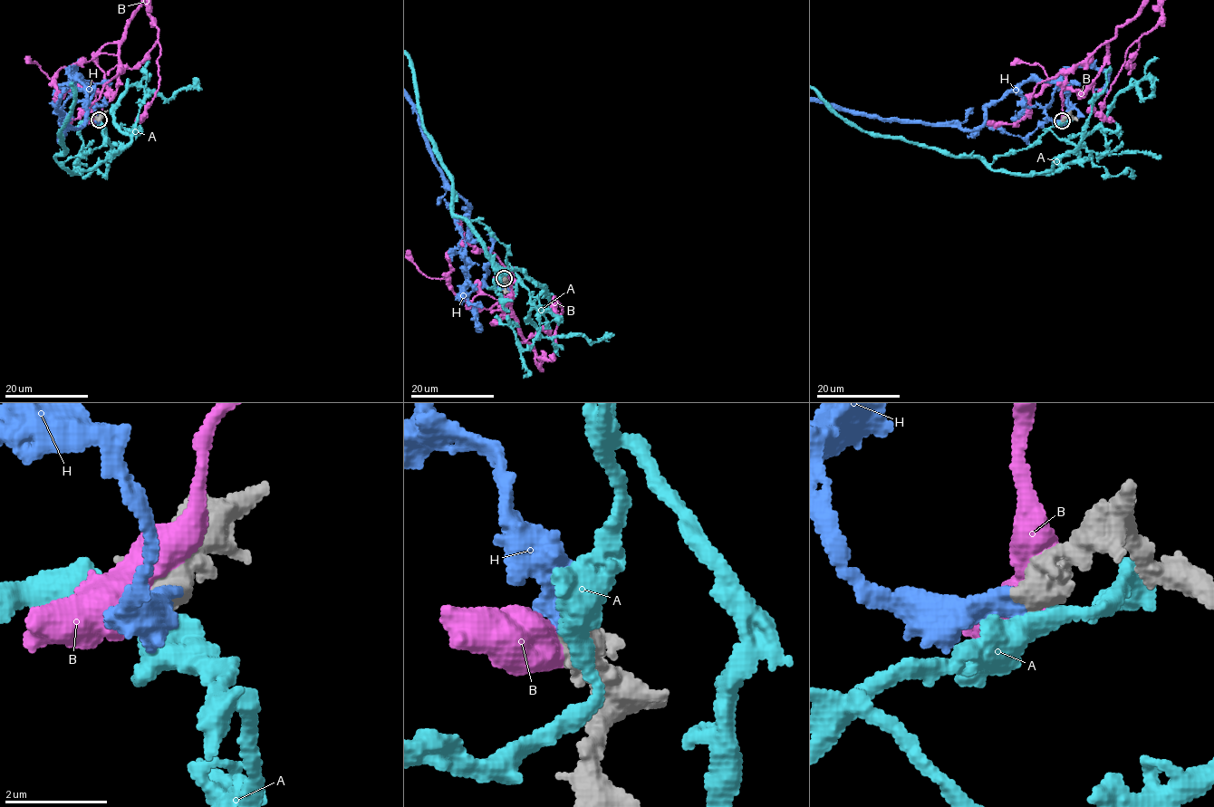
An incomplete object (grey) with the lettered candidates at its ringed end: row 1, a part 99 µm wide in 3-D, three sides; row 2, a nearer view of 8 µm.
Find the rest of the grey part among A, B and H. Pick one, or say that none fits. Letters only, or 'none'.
H

